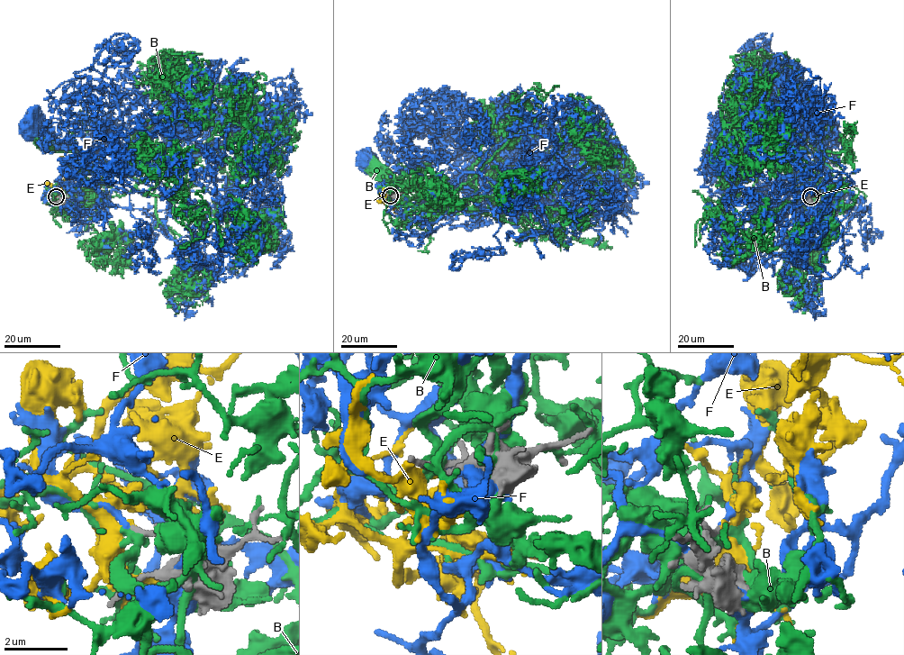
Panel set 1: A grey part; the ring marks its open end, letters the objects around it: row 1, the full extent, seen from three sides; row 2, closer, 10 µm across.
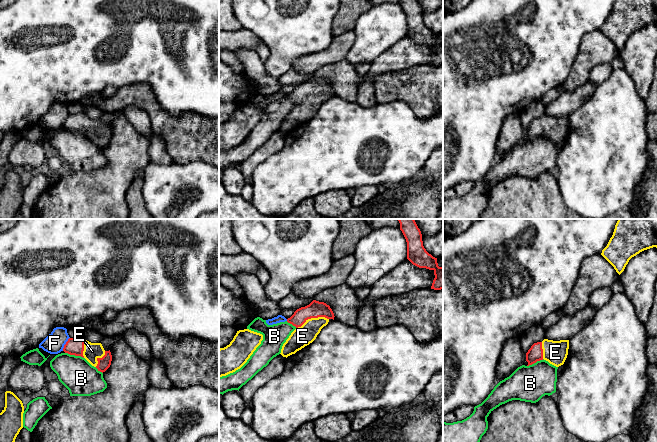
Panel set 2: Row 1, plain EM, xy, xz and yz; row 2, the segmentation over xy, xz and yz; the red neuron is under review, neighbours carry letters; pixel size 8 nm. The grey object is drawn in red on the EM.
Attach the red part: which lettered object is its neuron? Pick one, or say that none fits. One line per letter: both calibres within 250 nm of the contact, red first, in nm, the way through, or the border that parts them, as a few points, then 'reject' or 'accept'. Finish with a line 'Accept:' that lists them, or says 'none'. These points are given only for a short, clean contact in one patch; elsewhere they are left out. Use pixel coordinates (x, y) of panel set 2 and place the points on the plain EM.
B: calibres 140 and 280 nm; reject
E: calibres 140 and 160 nm; way xz (315, 85), (312, 93), (302, 112); accept
F: calibres 140 and 160 nm; reject
Accept: E

